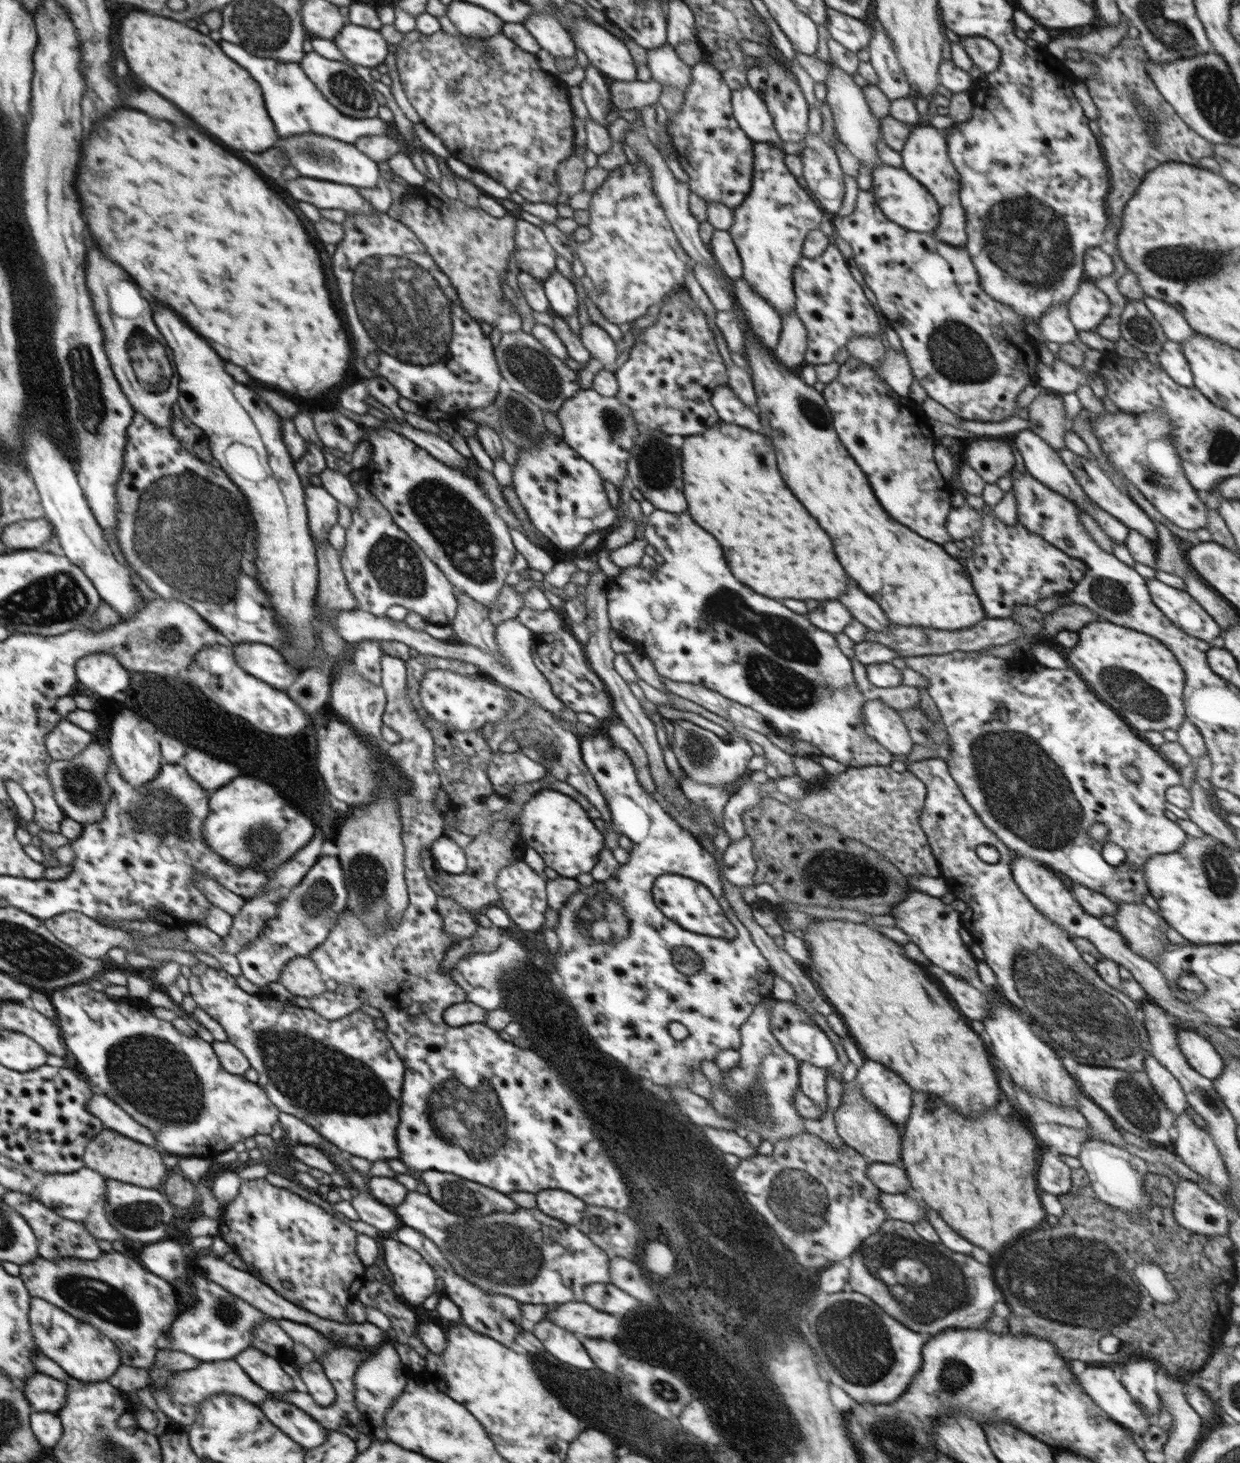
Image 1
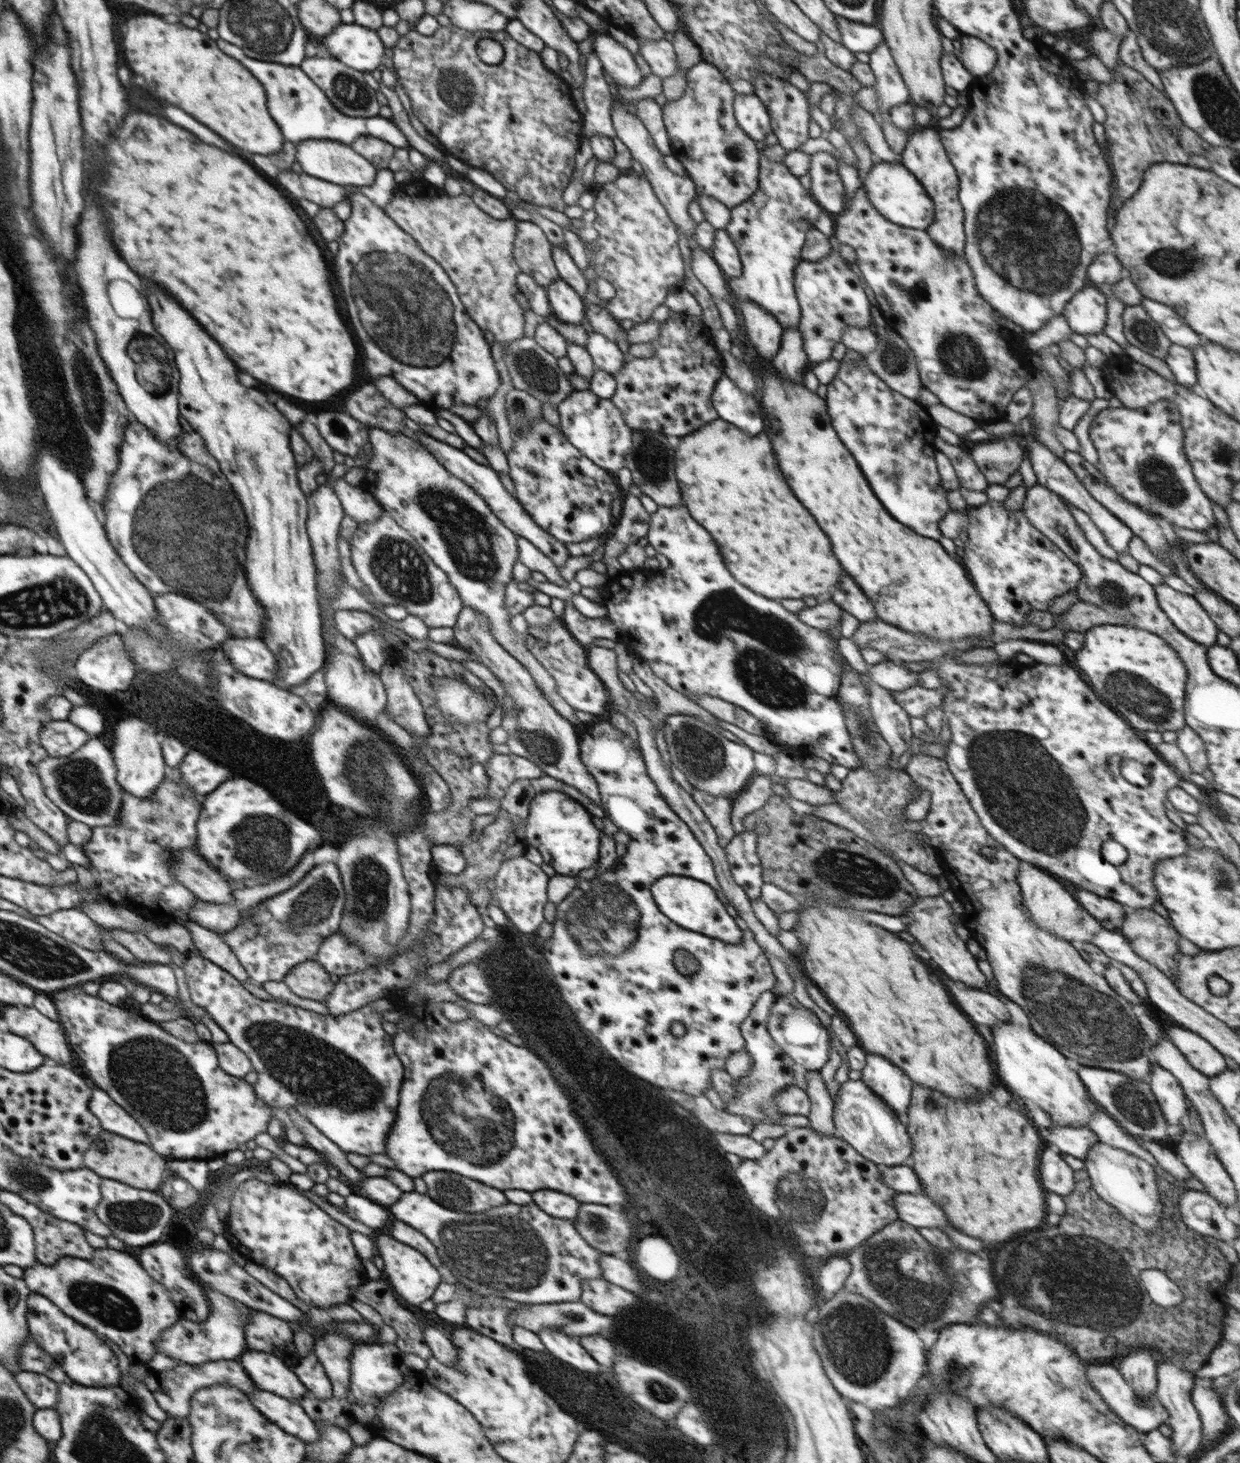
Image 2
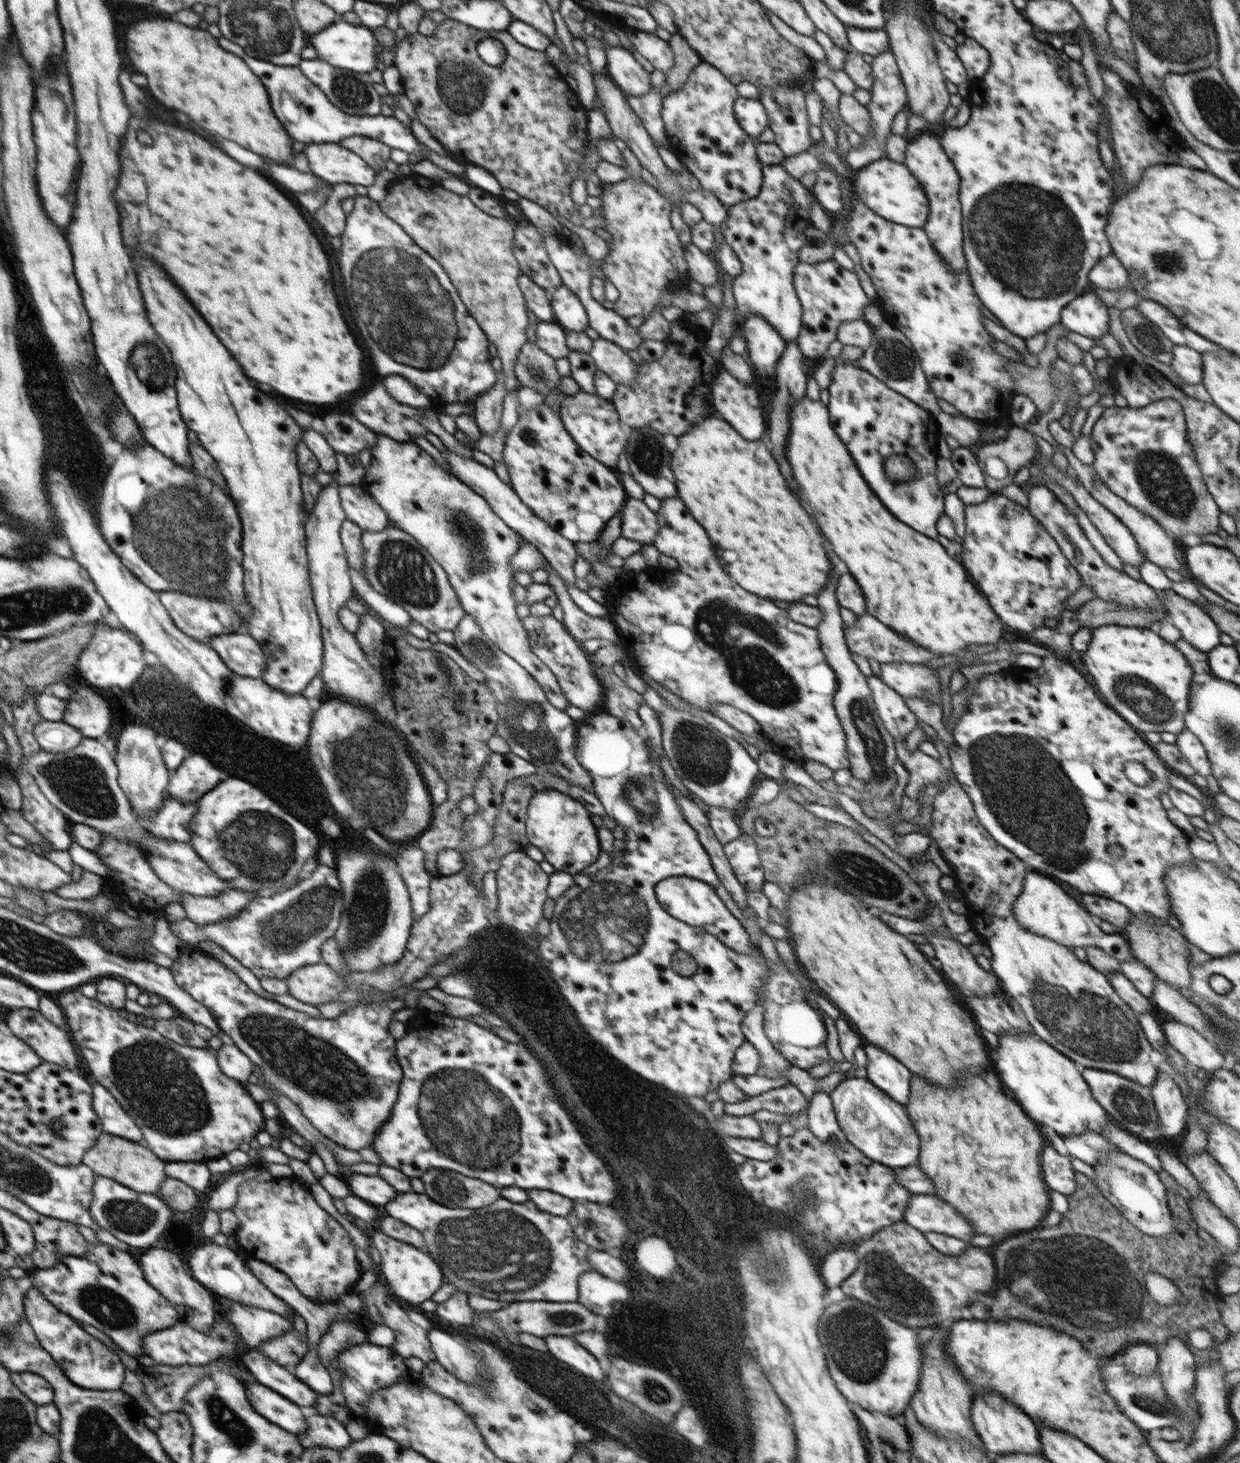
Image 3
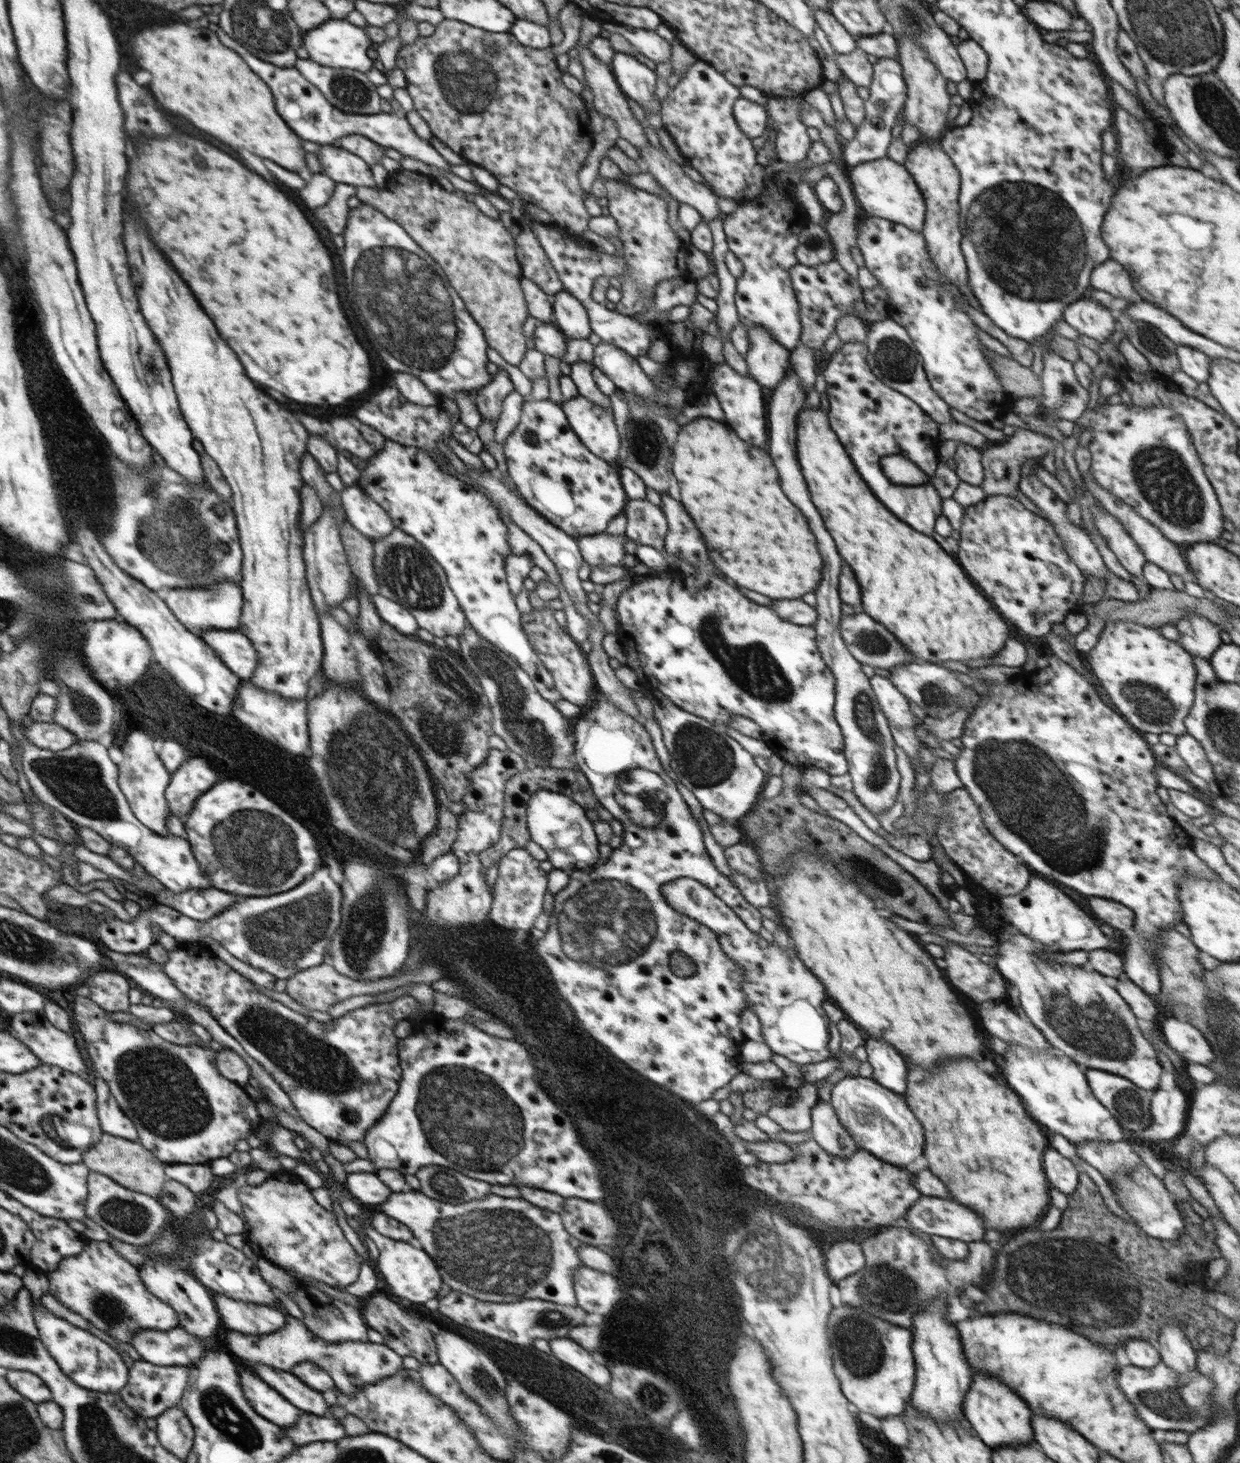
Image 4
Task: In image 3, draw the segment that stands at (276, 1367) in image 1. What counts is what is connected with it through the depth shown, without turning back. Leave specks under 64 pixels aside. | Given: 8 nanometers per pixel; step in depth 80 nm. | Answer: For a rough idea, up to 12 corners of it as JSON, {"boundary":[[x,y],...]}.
{"boundary":[[255,1350],[242,1353],[249,1376],[298,1406],[318,1394]]}

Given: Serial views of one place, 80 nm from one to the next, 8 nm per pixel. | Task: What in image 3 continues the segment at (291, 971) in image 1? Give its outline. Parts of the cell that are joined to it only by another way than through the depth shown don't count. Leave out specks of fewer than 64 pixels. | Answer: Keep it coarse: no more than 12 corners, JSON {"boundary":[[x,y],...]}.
{"boundary":[[324,962],[284,981],[290,995],[314,1007],[338,1001],[343,976]]}

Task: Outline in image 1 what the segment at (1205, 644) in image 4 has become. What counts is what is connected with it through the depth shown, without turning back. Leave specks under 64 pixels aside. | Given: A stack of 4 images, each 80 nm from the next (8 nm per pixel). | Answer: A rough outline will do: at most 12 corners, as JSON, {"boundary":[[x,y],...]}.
{"boundary":[[1146,580],[1154,604],[1188,636],[1207,643],[1219,624],[1185,591]]}

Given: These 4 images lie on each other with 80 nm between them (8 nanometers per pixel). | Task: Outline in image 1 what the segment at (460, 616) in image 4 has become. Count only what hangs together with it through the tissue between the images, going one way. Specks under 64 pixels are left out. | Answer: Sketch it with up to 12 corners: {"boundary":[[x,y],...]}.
{"boundary":[[355,484],[340,564],[357,608],[450,625],[455,589]]}

